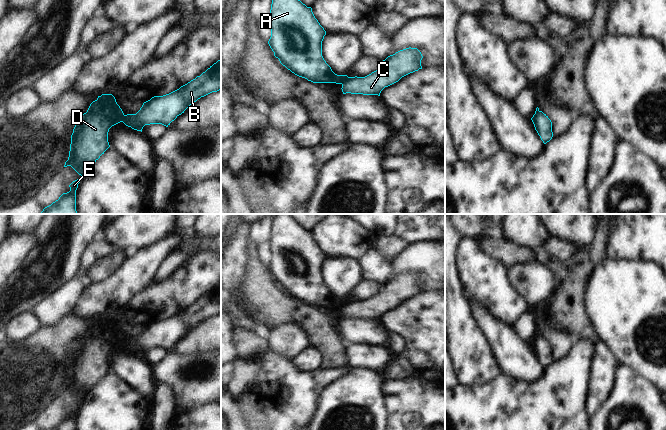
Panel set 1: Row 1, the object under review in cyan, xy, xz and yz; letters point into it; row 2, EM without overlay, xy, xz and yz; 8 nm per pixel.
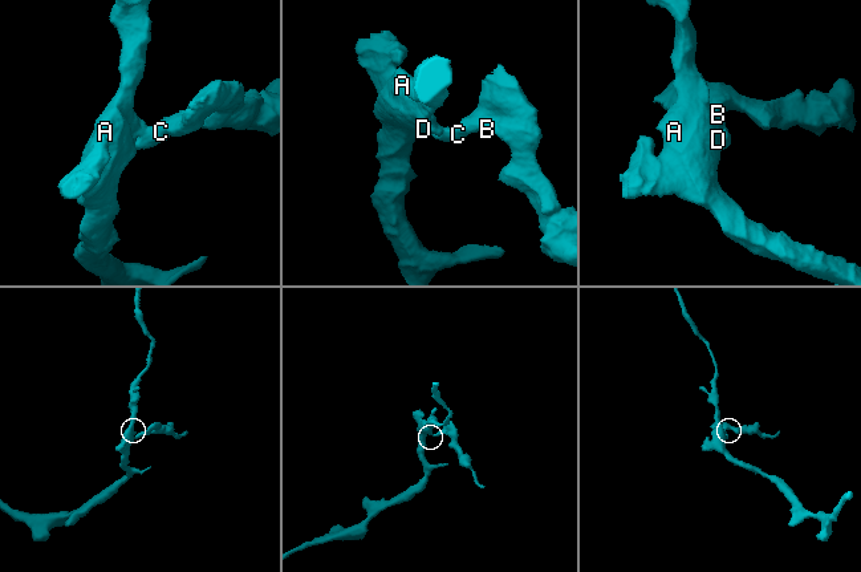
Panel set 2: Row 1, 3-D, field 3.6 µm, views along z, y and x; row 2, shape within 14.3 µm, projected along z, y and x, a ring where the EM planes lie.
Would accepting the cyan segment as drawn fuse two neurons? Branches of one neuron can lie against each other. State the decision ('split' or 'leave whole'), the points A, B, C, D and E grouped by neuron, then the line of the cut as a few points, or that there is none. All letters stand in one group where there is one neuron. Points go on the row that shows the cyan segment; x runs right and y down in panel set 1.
split; A D E / B C; cut in xz along (348, 77), (342, 84)

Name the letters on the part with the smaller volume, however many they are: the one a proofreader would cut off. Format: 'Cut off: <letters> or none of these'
Cut off: B, C

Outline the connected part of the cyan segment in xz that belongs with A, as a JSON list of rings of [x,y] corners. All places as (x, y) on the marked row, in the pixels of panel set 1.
[[[272,0],[270,10],[271,37],[268,44],[280,63],[295,75],[313,83],[343,84],[347,75],[335,74],[322,56],[326,31],[315,18],[312,8],[300,0]]]

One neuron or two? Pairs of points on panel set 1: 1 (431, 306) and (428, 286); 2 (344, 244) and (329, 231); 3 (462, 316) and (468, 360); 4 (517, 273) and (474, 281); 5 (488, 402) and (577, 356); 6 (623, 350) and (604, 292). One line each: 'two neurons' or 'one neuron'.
1: two neurons
2: one neuron
3: one neuron
4: two neurons
5: one neuron
6: one neuron

